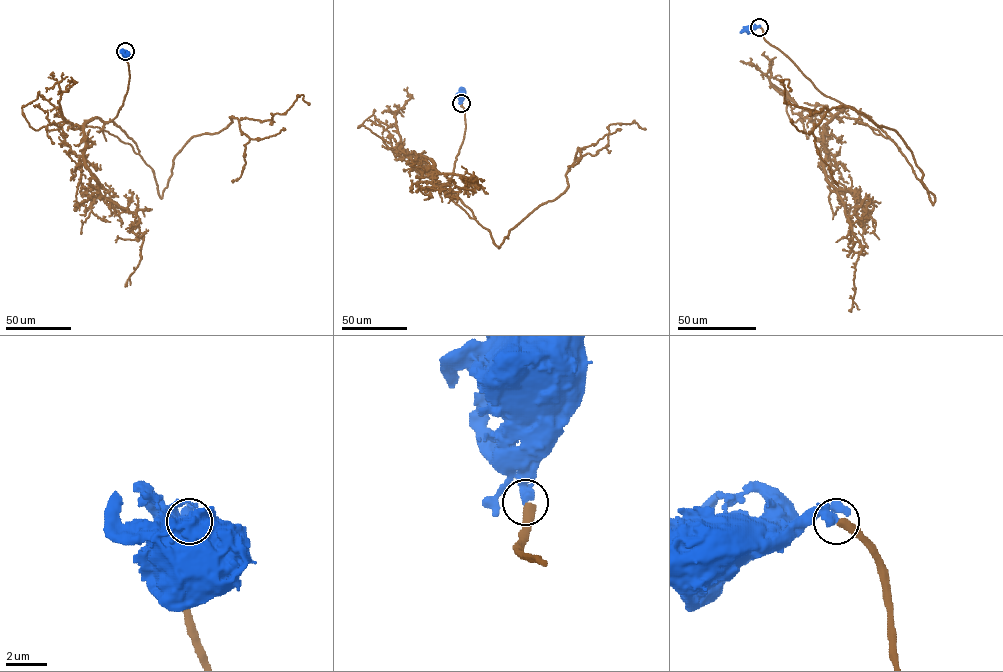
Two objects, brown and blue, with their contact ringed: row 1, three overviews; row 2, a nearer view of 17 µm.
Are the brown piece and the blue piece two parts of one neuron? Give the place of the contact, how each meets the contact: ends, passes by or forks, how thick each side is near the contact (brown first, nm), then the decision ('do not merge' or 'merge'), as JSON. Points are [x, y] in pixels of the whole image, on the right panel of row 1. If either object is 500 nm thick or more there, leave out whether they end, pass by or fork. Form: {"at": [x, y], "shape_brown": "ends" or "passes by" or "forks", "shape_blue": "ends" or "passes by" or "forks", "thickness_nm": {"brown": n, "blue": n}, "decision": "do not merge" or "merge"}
{"at": [759, 27], "thickness_nm": {"brown": 480, "blue": 500}, "decision": "merge"}

